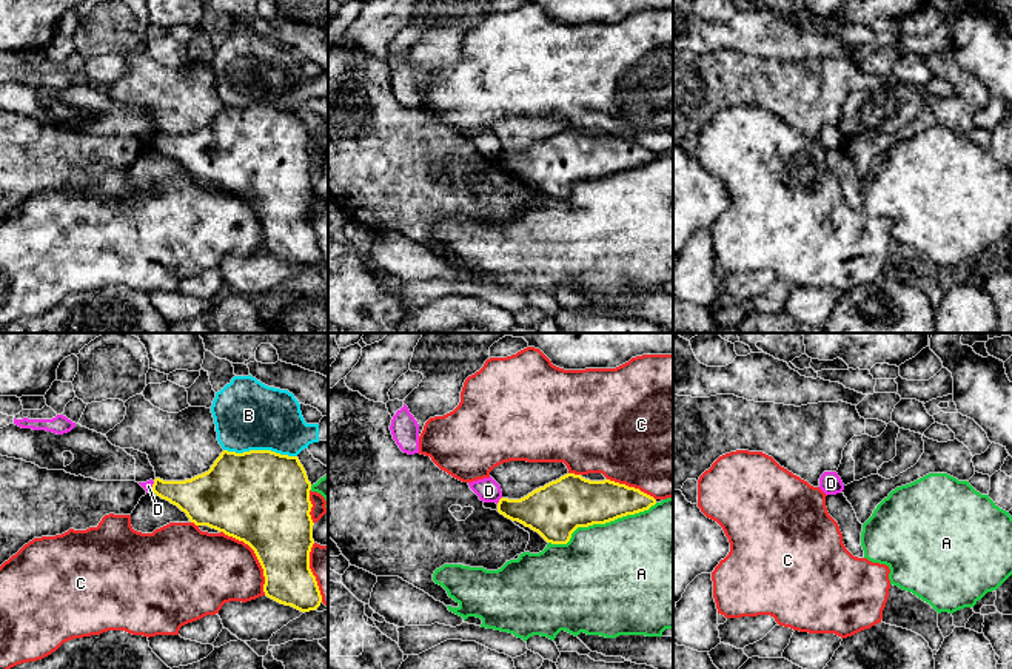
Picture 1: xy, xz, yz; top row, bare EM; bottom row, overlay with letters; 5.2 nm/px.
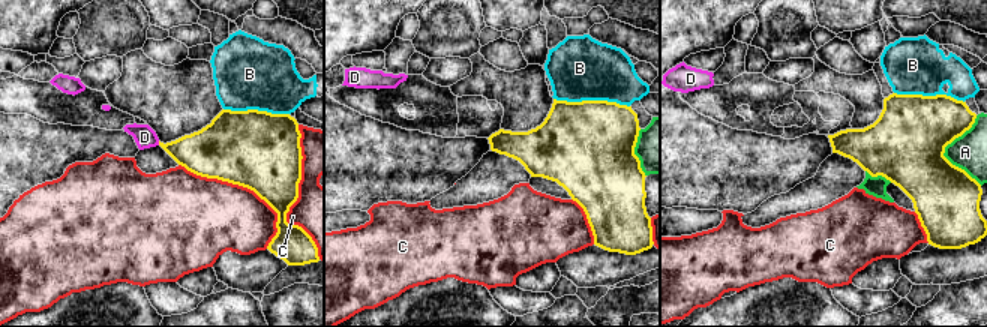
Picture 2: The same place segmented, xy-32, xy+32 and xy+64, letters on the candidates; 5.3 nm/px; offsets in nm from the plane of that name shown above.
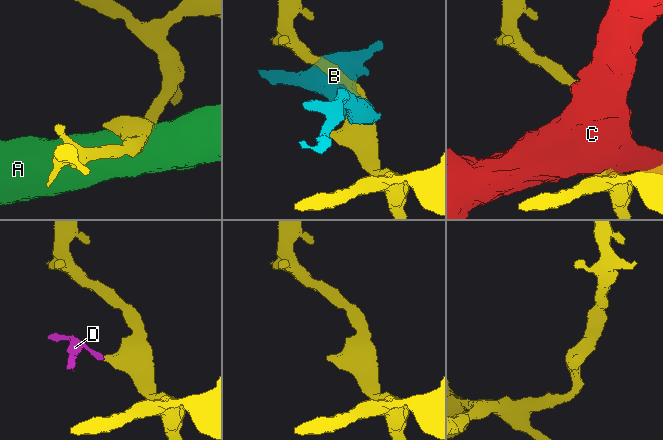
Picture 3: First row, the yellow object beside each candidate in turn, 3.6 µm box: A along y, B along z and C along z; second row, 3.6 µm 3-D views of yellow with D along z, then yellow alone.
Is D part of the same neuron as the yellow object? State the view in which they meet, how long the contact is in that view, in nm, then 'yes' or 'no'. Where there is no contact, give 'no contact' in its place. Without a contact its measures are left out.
xz | 50 nm | no

